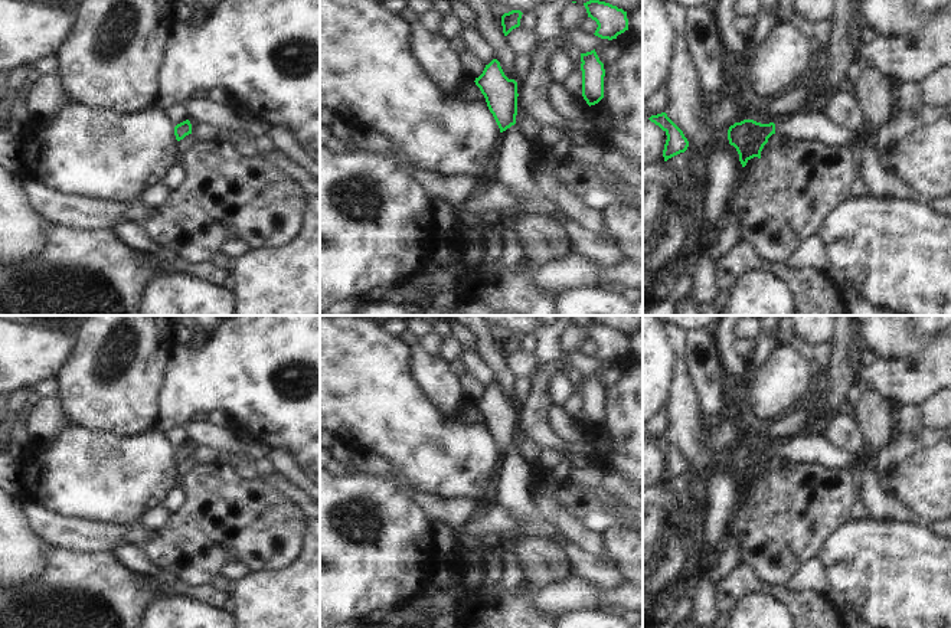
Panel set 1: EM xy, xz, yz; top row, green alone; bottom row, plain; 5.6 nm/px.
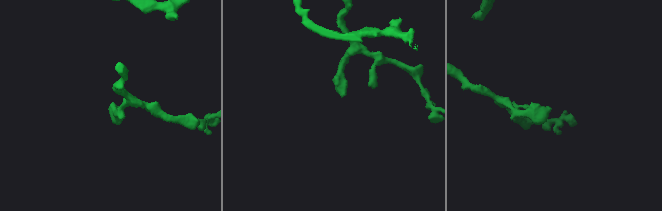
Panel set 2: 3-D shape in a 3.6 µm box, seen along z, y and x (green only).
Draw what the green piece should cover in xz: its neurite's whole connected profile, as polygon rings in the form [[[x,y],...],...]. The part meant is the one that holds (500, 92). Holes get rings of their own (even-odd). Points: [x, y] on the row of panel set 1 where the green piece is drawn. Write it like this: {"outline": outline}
{"outline": [[[497,59],[486,65],[474,82],[484,95],[501,133],[491,180],[509,186],[516,196],[522,197],[527,203],[526,212],[559,217],[571,252],[585,256],[602,268],[622,262],[622,252],[605,232],[597,233],[579,226],[559,210],[533,181],[529,170],[530,147],[516,127],[517,82],[504,75]]]}

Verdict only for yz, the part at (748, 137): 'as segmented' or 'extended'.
extended

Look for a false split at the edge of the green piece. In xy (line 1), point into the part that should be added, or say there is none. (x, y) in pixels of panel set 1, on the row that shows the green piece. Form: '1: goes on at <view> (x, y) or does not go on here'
1: does not go on here

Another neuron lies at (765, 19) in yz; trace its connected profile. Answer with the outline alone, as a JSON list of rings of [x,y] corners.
[[[759,0],[759,10],[756,13],[756,27],[746,46],[746,52],[752,55],[755,46],[765,40],[771,30],[777,26],[775,10],[778,0]]]

